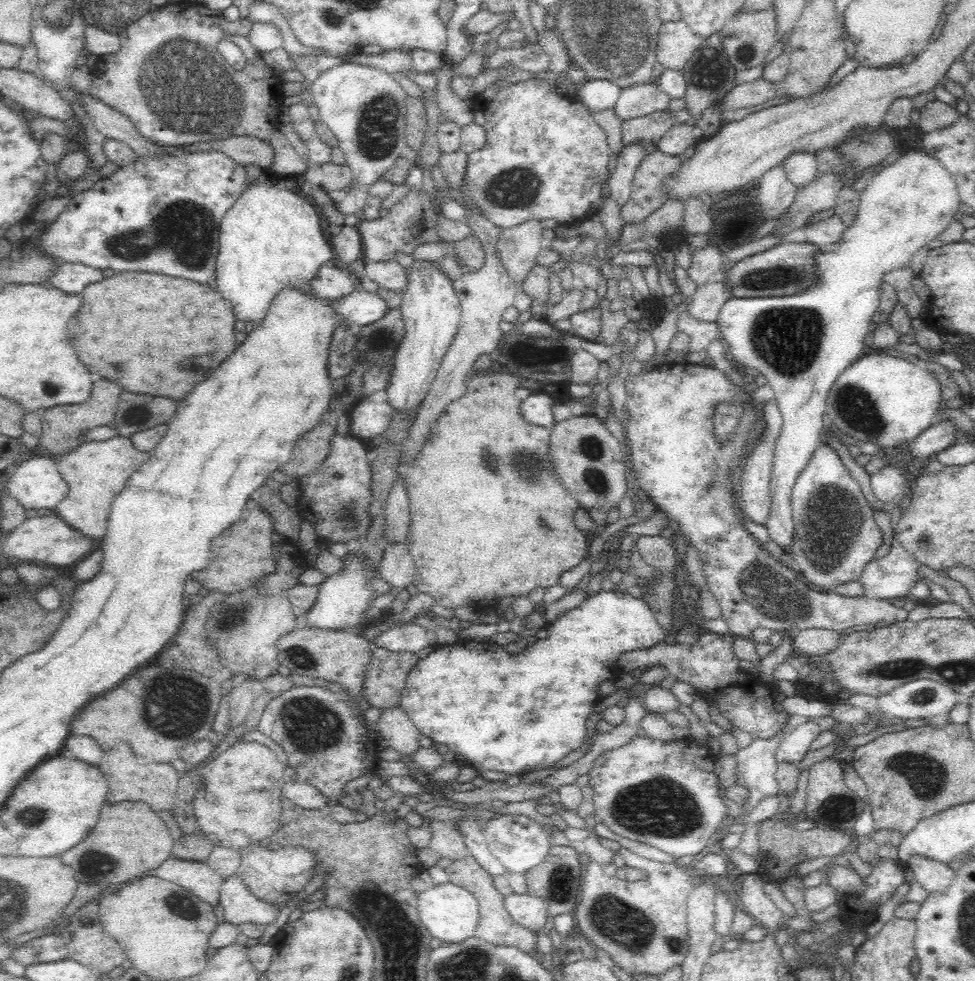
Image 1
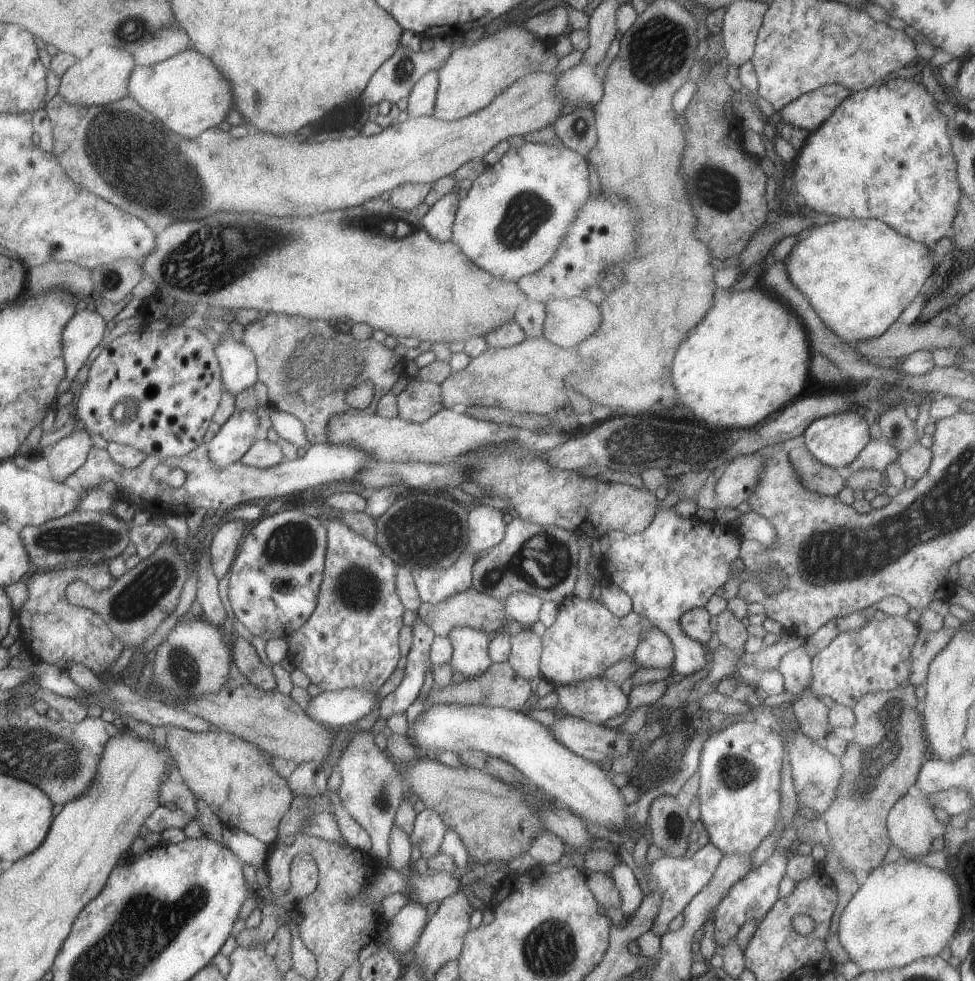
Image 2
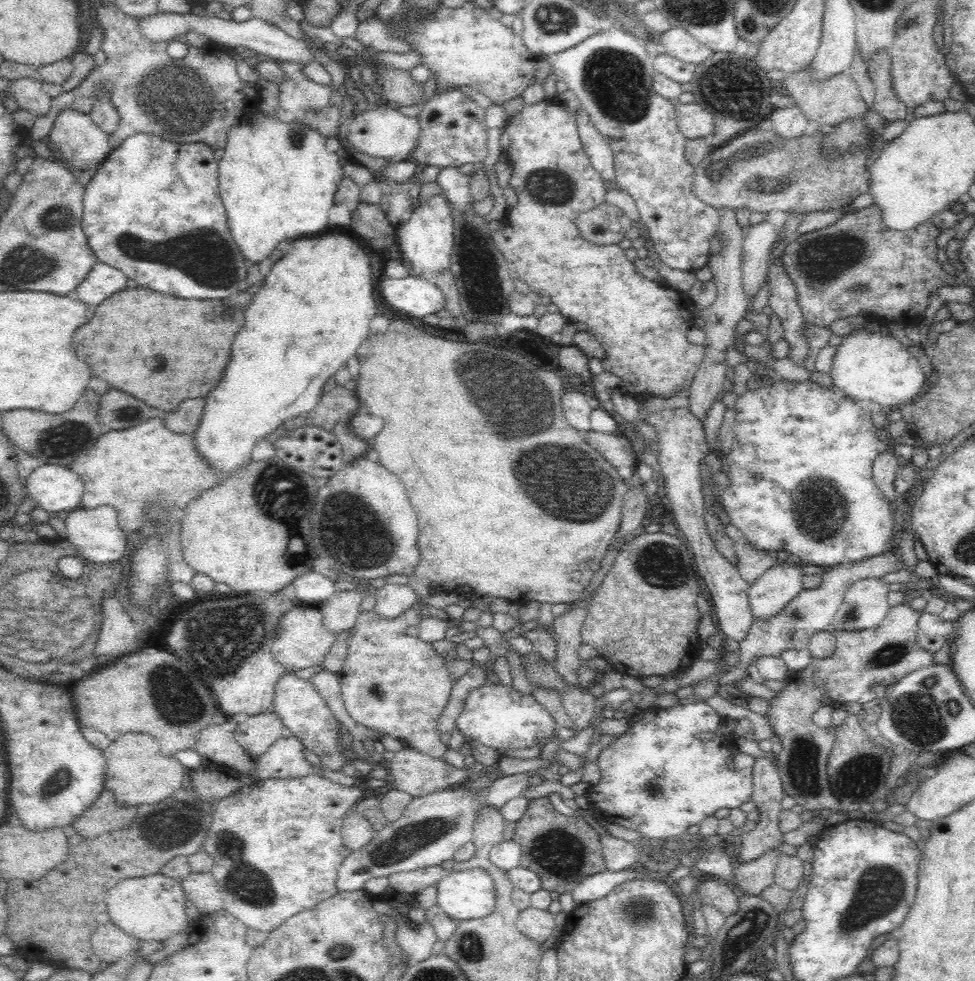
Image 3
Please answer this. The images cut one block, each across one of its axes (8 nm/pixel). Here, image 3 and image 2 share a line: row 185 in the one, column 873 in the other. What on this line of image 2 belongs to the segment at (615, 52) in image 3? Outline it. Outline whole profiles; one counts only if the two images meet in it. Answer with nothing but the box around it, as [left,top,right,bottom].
[811,616,920,707]

